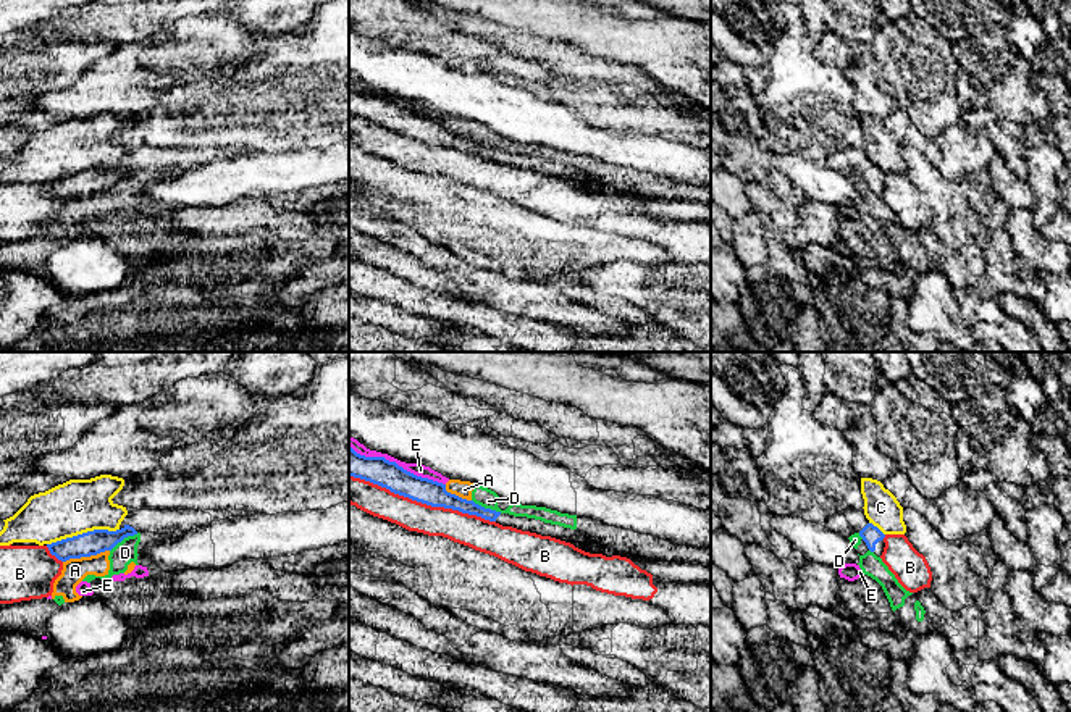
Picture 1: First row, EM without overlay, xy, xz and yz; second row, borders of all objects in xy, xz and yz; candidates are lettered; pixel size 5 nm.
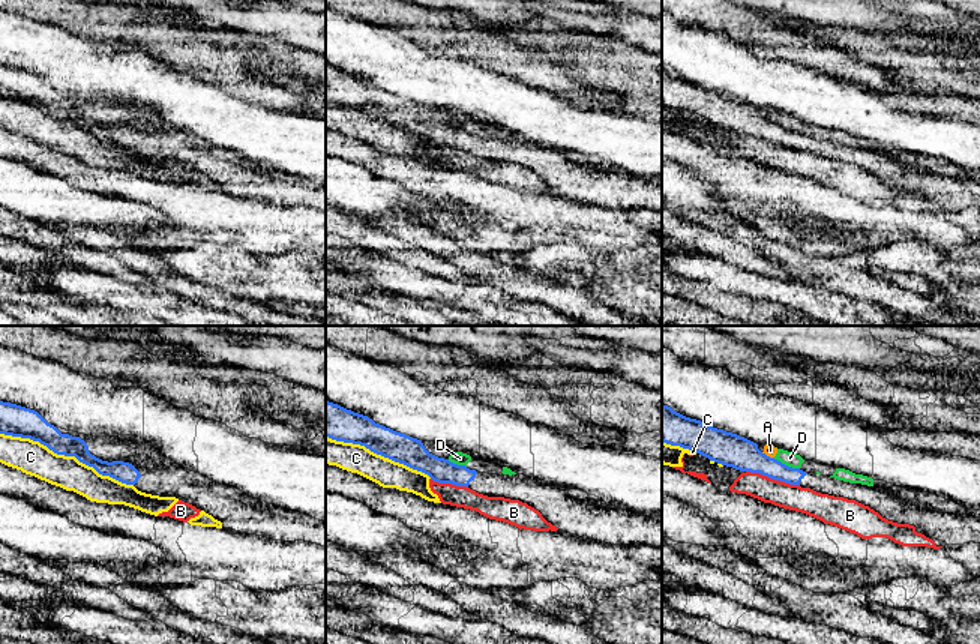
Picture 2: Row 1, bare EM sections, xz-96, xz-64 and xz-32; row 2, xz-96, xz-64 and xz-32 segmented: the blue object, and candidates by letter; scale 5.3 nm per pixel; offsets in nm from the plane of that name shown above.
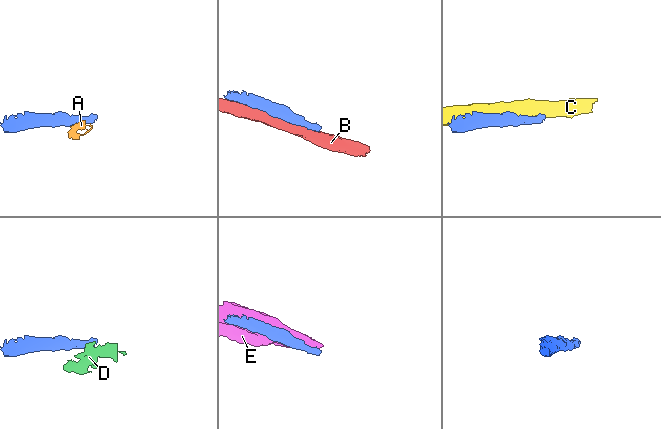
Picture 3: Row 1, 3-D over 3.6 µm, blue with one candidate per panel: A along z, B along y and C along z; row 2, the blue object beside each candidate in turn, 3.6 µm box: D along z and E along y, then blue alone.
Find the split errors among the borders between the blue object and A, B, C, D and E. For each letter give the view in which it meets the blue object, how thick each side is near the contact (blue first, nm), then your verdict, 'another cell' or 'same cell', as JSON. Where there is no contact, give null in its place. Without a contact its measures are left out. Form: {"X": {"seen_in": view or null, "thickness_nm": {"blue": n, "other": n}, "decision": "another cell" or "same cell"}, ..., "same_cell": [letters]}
{"A": {"seen_in": "xy", "thickness_nm": {"blue": 120, "other": 120}, "decision": "another cell"}, "B": {"seen_in": "xz", "thickness_nm": {"blue": 140, "other": 150}, "decision": "another cell"}, "C": {"seen_in": "xy", "thickness_nm": {"blue": 120, "other": 280}, "decision": "another cell"}, "D": {"seen_in": "xz", "thickness_nm": {"blue": 100, "other": 90}, "decision": "another cell"}, "E": {"seen_in": "xz", "thickness_nm": {"blue": 140, "other": 60}, "decision": "another cell"}, "same_cell": []}

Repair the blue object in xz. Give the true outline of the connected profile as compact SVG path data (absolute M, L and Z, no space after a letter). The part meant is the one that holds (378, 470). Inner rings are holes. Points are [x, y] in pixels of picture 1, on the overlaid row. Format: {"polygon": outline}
{"polygon": "M349 446L349 476L360 478L389 489L394 494L409 497L412 500L431 505L459 510L462 513L477 515L489 521L496 521L502 526L512 526L522 531L536 533L541 536L551 536L575 547L590 552L603 554L606 557L617 555L611 549L586 539L577 530L564 528L559 525L544 523L541 520L514 517L501 513L491 509L485 509L473 500L462 499L446 491L446 484L417 476L396 462L389 462L384 457L365 457L357 454Z"}

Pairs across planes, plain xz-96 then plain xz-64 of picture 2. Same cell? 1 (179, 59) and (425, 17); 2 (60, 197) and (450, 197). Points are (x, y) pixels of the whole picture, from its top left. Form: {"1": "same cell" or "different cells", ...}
{"1": "same cell", "2": "different cells"}

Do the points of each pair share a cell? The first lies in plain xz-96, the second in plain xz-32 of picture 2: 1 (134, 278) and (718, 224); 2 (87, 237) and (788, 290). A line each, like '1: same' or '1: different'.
1: different
2: different

